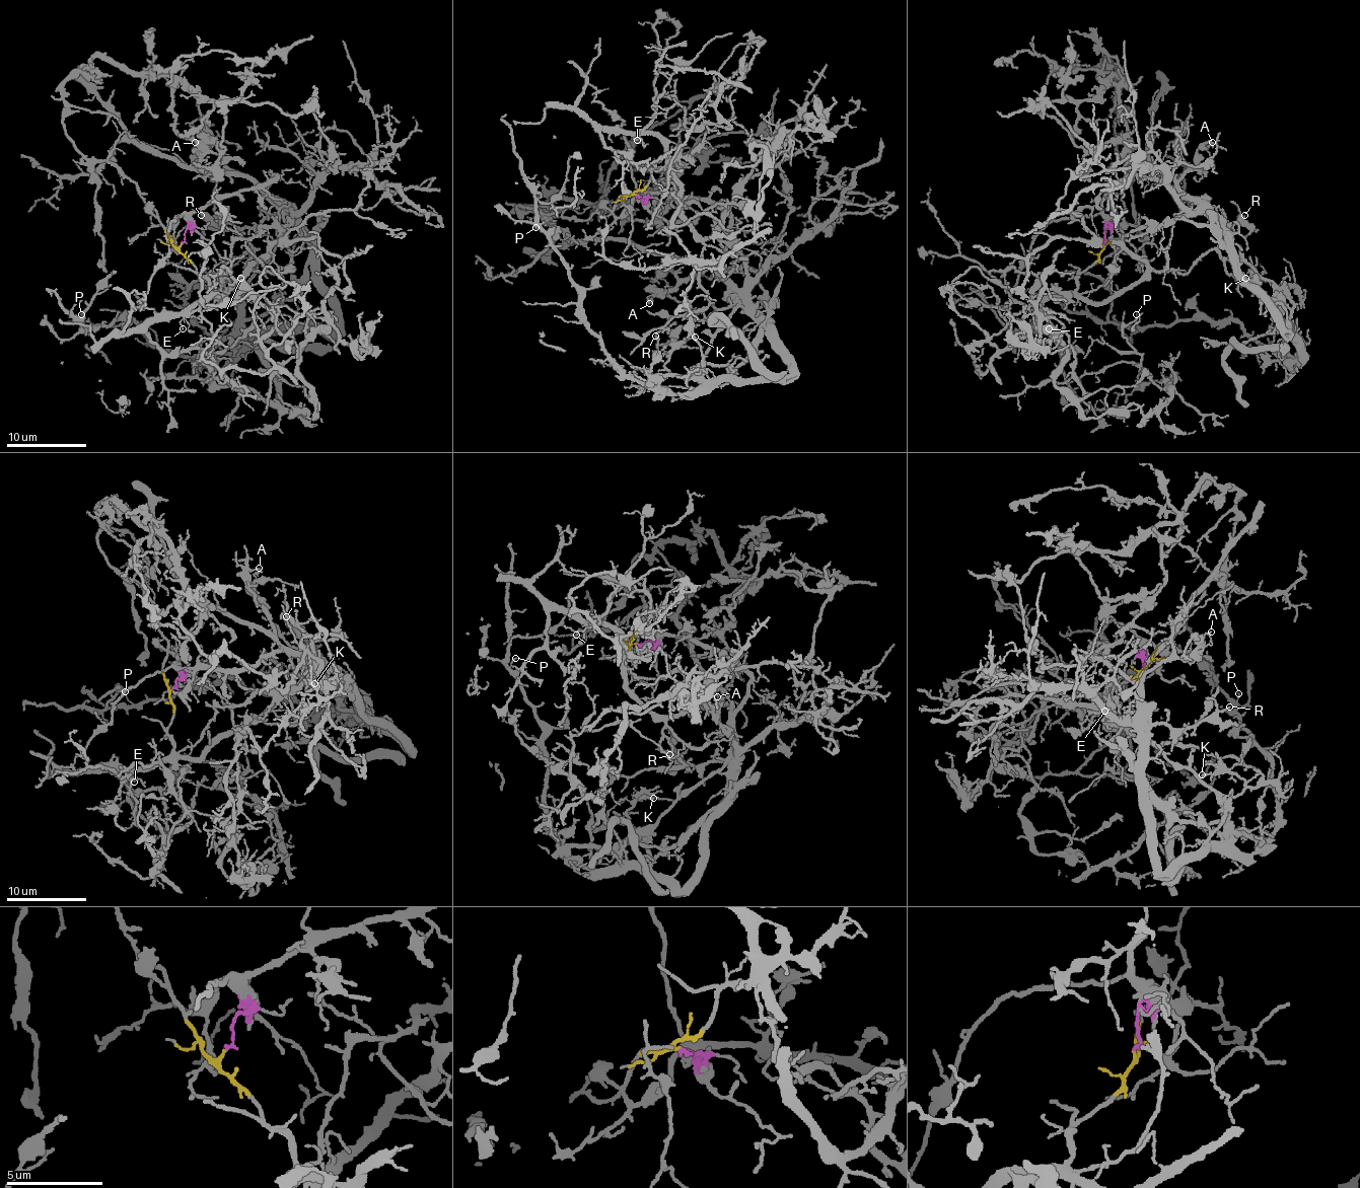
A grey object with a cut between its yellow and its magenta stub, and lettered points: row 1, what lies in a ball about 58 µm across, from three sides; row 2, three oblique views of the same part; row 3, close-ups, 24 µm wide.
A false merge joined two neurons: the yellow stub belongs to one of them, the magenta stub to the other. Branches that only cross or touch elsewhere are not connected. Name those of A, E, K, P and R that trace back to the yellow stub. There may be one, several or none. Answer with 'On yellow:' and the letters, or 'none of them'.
On yellow: E

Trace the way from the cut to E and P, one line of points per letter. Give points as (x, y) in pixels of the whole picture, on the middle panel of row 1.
E: (636, 194), (655, 168), (663, 168), (665, 164), (665, 146), (651, 134), (640, 134), (638, 140)
P: (636, 194), (711, 200), (729, 218), (721, 276), (739, 302), (688, 376), (636, 381), (535, 228)

